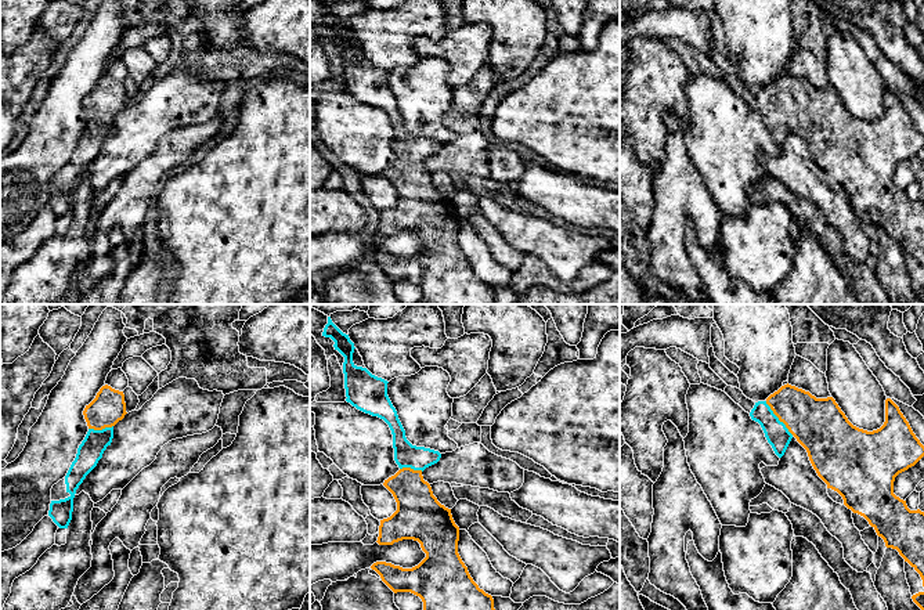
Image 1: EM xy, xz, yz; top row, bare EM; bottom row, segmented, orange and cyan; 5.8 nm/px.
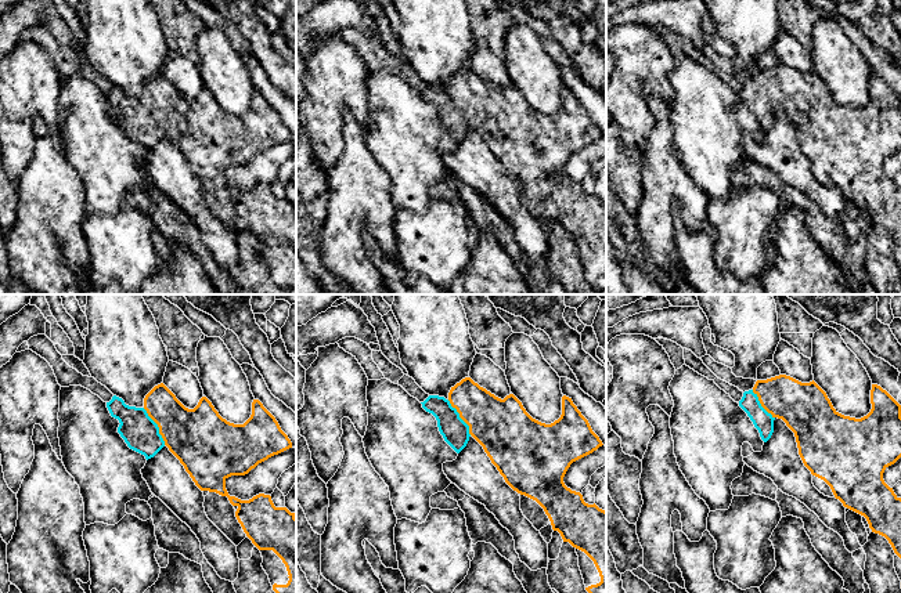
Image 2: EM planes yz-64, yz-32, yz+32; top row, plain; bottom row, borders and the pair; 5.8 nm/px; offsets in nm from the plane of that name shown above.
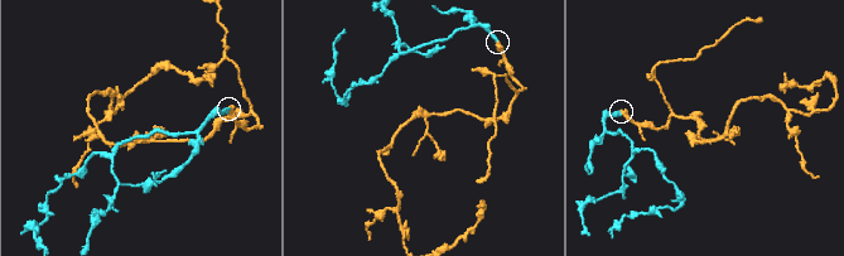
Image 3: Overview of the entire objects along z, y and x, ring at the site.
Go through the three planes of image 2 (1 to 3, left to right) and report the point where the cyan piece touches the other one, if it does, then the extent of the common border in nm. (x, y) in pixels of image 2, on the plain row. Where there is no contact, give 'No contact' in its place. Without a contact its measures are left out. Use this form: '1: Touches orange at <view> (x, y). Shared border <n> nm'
1: Touches orange at yz-64 (158, 116). Shared border 260 nm
2: Touches orange at yz-32 (460, 107). Shared border 240 nm
3: Touches orange at yz+32 (760, 93). Shared border 220 nm

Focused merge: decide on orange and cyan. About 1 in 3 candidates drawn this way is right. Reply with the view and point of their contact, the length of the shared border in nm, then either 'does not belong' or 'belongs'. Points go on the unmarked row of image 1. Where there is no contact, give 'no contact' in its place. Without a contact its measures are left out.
meets orange in yz at (778, 107); contact 260 nm long; belongs

